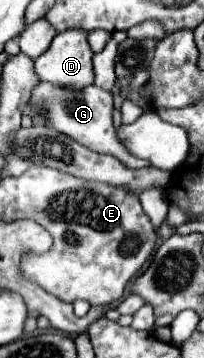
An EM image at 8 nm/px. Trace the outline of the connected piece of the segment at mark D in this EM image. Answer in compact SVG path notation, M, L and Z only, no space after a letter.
M66 29L58 33L52 39L52 45L36 59L36 73L40 81L48 81L58 87L72 87L72 89L82 89L92 85L94 81L94 71L92 71L92 49L88 45L88 33L84 29Z

